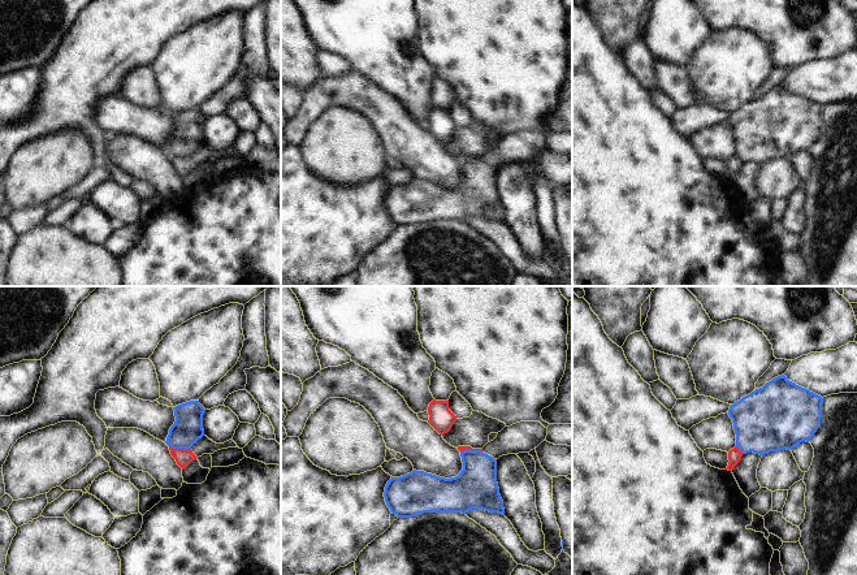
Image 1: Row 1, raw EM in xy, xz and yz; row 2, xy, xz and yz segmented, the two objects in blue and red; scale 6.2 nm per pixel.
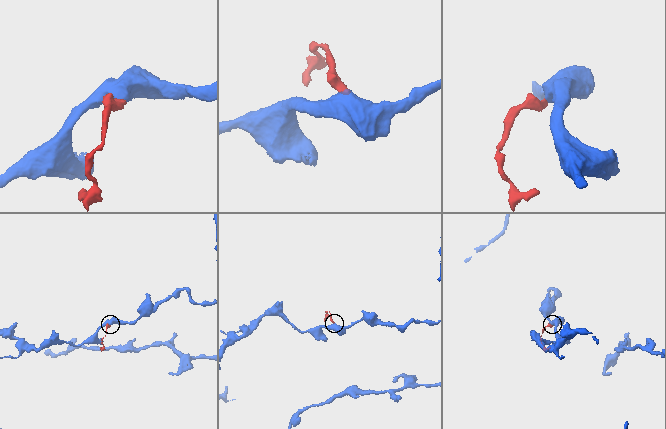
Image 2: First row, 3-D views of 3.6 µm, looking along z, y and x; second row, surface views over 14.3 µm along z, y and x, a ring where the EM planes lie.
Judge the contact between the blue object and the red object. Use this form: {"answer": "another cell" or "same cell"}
{"answer": "another cell"}

